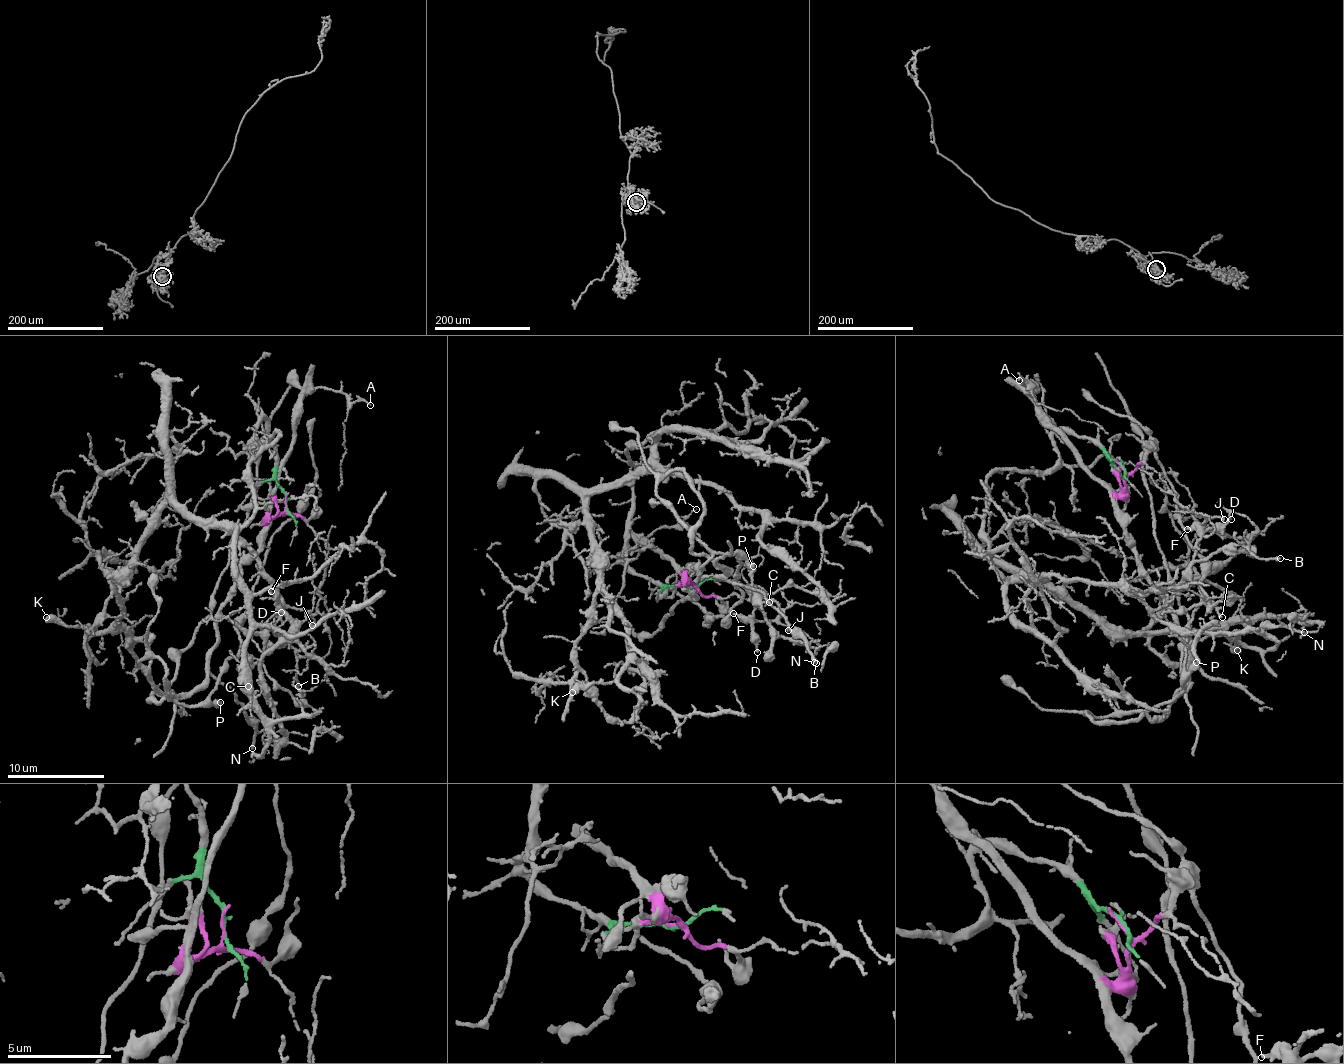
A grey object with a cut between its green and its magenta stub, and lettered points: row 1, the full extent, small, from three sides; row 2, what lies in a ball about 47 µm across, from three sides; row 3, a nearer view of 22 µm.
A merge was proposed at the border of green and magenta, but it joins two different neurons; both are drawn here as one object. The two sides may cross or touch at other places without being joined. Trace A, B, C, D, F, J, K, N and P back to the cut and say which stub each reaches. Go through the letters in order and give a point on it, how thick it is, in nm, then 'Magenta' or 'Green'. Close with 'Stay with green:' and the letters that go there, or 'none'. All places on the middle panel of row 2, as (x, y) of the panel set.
A: Place: (696, 509). Thickness 110 nm. Magenta
B: Place: (816, 663). Thickness 190 nm. Magenta
C: Place: (769, 602). Thickness 160 nm. Magenta
D: Place: (757, 652). Thickness 130 nm. Magenta
F: Place: (733, 613). Thickness 240 nm. Magenta
J: Place: (788, 630). Thickness 160 nm. Magenta
K: Place: (572, 692). Thickness 550 nm. Green
N: Place: (814, 662). Thickness 200 nm. Magenta
P: Place: (753, 566). Thickness 550 nm. Magenta
Stay with green: K

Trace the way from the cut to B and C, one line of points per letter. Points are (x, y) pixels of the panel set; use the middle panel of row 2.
B: (690, 585), (701, 595), (769, 598), (782, 613), (757, 621), (758, 601), (769, 622), (804, 645), (816, 663)
C: (690, 585), (694, 587), (687, 571), (693, 563), (705, 578), (749, 588), (759, 592), (761, 601), (769, 602)

